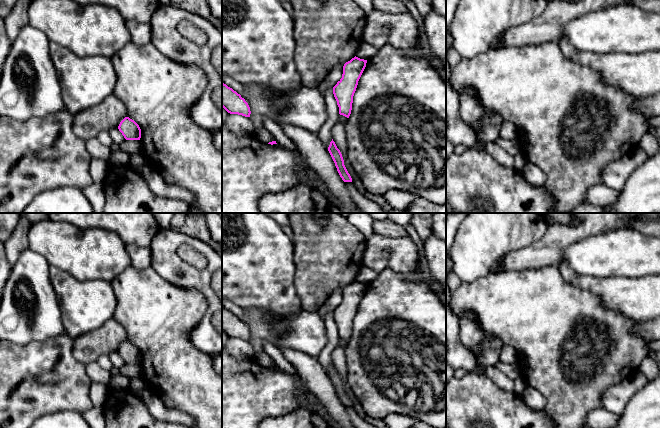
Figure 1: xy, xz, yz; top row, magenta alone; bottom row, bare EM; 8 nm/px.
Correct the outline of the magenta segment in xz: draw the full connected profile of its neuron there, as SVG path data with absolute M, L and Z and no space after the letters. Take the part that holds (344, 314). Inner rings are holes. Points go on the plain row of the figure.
M356 280L346 286L343 290L342 302L333 311L333 318L339 331L339 338L347 342L351 338L353 320L366 287L367 284Z

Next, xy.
M125 341L120 346L118 353L126 364L140 364L141 362L141 353L139 349L129 341Z

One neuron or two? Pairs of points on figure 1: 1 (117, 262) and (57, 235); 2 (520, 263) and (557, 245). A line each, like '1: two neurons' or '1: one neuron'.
1: one neuron
2: one neuron

